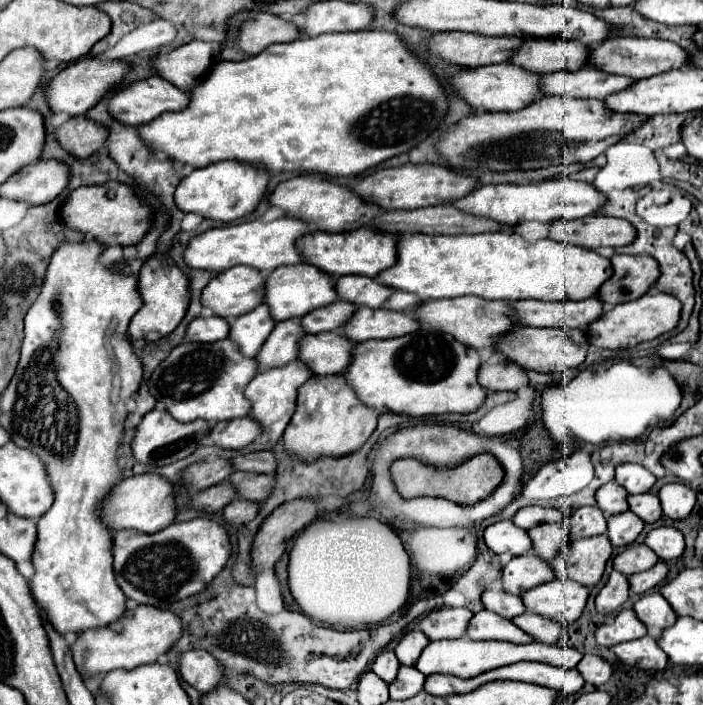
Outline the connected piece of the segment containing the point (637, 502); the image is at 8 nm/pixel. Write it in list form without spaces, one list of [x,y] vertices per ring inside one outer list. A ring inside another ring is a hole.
[[[642,493],[642,495],[628,495],[630,511],[634,511],[644,523],[656,523],[662,517],[662,505],[658,495]]]

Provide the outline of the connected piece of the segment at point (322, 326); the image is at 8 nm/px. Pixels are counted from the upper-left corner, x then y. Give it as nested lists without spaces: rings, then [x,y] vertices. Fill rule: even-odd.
[[[336,301],[322,309],[316,309],[300,319],[306,333],[322,333],[322,331],[338,331],[350,317],[354,315],[356,307],[346,301]]]

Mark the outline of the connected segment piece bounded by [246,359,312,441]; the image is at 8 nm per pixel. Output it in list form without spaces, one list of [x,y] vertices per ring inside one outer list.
[[[294,359],[282,367],[272,367],[268,371],[260,371],[246,387],[246,397],[252,403],[250,417],[254,417],[264,427],[270,441],[278,441],[282,437],[286,423],[290,421],[290,415],[294,413],[294,407],[296,407],[298,387],[302,387],[302,383],[306,383],[306,379],[310,379],[310,375],[312,375],[312,371],[304,363]]]

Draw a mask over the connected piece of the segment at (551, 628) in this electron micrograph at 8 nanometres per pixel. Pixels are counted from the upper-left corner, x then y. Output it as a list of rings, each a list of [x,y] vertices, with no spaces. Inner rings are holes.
[[[522,613],[518,617],[512,619],[514,625],[522,627],[522,631],[530,633],[536,637],[536,641],[540,643],[548,643],[548,645],[554,645],[560,641],[560,637],[564,635],[564,625],[560,621],[554,621],[554,619],[546,619],[542,615],[536,615],[536,613]]]

